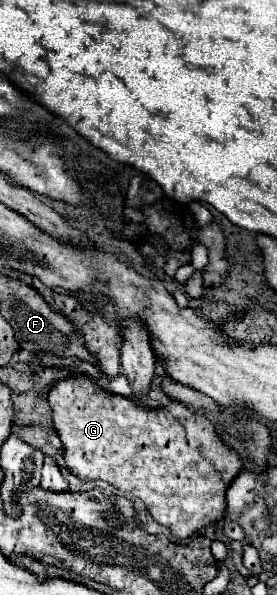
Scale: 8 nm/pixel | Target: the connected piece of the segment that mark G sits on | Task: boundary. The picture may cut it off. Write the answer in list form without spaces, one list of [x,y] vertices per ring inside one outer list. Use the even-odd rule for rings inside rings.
[[[85,375],[55,383],[49,391],[49,403],[53,409],[55,431],[65,449],[67,467],[79,479],[103,479],[135,497],[141,497],[151,517],[169,527],[179,539],[187,539],[225,517],[225,491],[241,471],[243,459],[217,435],[215,425],[207,417],[191,411],[183,403],[171,403],[171,407],[161,409],[143,407],[123,395],[109,393]]]

